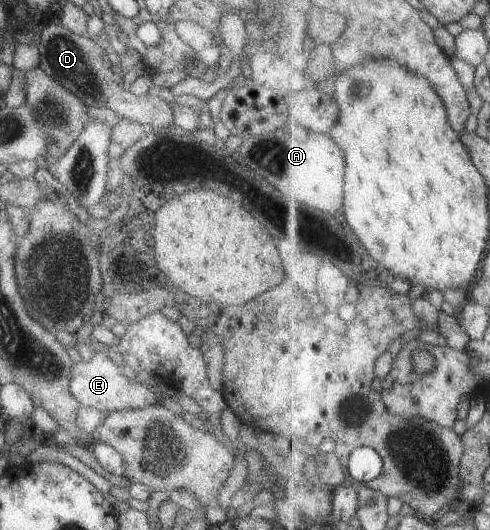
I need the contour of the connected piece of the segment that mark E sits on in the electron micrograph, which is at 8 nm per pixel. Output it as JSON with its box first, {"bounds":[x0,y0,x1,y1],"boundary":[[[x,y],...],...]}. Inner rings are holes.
{"bounds":[68,352,160,413],"boundary":[[[98,352],[89,361],[74,363],[68,388],[81,406],[90,406],[108,413],[146,408],[160,401],[158,394],[154,393],[152,388],[137,382],[136,379],[128,379],[120,372],[120,367],[102,352]]]}

